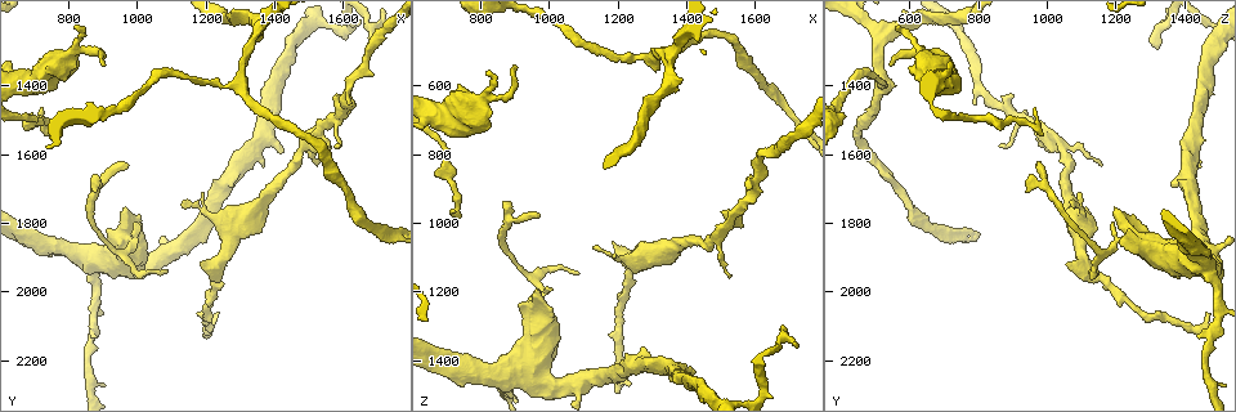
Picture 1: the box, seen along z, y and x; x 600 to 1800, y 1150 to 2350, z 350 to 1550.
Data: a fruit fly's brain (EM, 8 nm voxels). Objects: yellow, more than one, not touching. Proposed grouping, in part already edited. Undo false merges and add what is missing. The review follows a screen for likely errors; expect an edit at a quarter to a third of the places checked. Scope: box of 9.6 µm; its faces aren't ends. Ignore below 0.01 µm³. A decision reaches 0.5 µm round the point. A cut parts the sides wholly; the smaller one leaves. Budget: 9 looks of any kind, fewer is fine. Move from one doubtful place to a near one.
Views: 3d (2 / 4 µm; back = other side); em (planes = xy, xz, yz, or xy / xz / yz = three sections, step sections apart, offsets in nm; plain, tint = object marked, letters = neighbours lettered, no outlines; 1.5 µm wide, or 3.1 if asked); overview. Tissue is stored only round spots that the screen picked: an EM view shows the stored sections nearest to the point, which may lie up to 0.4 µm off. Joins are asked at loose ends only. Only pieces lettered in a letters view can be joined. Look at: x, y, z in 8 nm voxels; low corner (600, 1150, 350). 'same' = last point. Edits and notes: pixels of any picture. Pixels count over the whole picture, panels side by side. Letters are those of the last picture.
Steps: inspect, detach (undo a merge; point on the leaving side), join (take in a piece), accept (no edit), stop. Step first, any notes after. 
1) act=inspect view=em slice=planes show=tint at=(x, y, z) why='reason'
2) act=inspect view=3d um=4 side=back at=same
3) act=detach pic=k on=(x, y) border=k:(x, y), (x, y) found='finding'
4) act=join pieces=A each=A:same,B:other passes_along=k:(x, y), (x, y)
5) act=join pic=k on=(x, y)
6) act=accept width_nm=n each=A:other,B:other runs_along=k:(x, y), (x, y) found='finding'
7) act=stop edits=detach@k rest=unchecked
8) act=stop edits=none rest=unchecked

act=inspect view=em slice=yz step=8 show=letters at=(1360, 1230, 510) why='three arms meet'

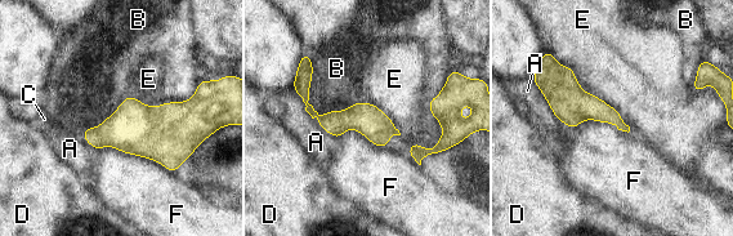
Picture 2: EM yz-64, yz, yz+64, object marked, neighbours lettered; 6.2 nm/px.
act=accept longest_contact=F:500nm each=A:other,B:other,C:other,D:other,E:other,F:other runs_along=2:(309, 72), (305, 102), (321, 120), (394, 132) found='continuous, no second neuron'

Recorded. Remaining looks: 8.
act=inspect view=em slice=planes show=letters at=(890, 1690, 980) why='sharp bend'

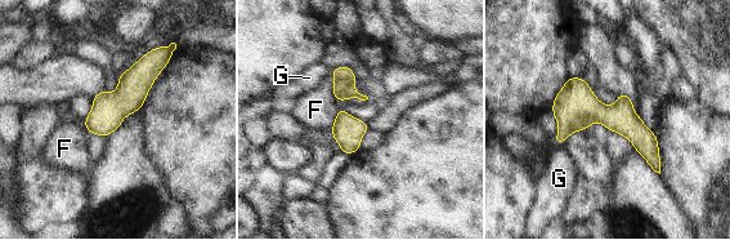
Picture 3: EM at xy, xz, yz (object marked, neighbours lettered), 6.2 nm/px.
act=accept each=F:other,G:other runs_along=3:(570, 80), (648, 147), (657, 168) found='continuous, no second neuron'

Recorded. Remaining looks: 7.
act=inspect view=em slice=planes show=letters at=(810, 1240, 570)

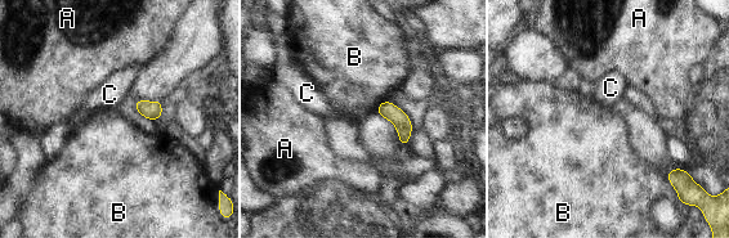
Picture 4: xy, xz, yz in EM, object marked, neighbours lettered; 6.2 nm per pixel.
act=accept longest_contact=B:60nm each=A:other,B:other,C:other border=4:(665, 176), (670, 183) found='none of them fits'

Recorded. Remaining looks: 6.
act=inspect view=em slice=planes show=tint at=(1630, 1230, 1500) why='sharp bend'

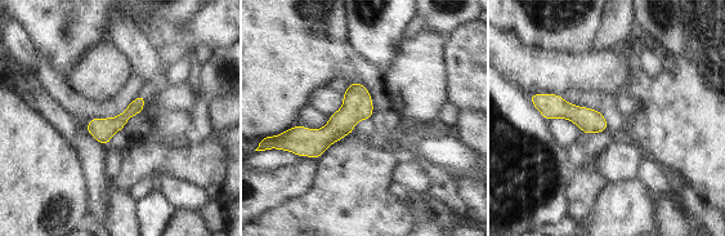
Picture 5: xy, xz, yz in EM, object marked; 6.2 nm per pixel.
act=inspect view=em slice=planes show=letters at=same why='what lies round it'

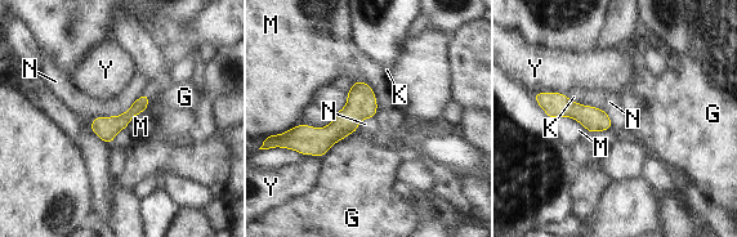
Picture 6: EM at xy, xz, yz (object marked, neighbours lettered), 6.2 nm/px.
act=accept width_nm=140 each=G:other,K:other,M:other,N:other,Y:other border=6:(353, 80), (373, 89), (375, 117) found='all the same neuron'

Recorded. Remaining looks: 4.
act=stop edits=none rest=unchecked

